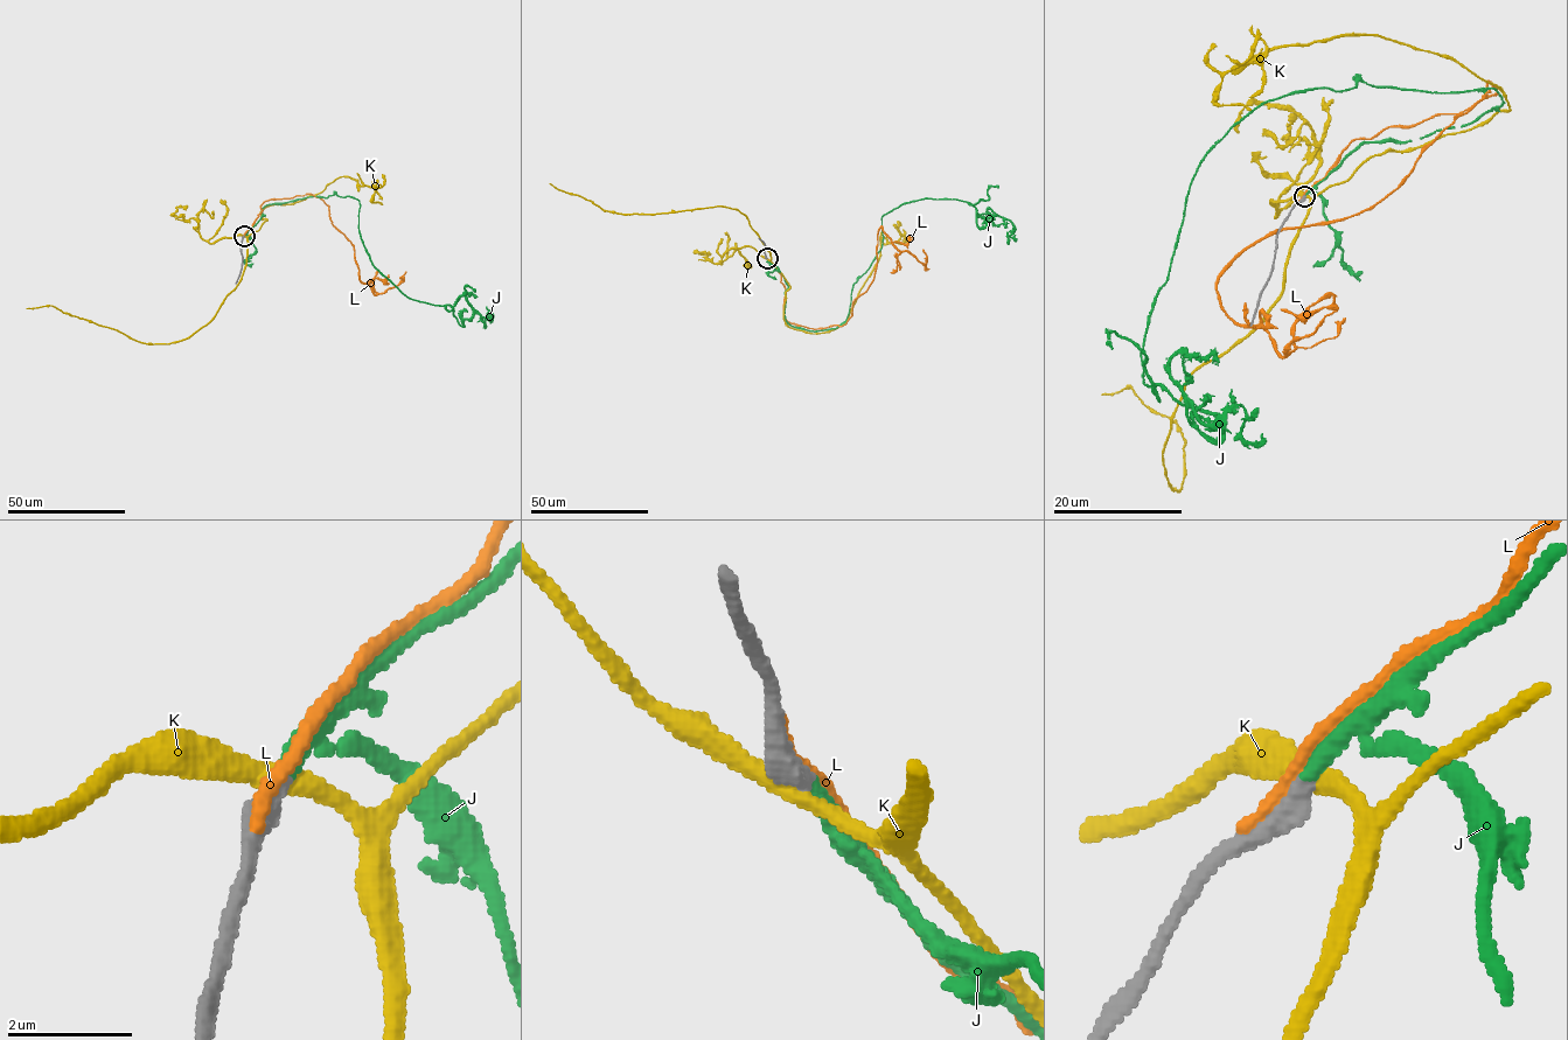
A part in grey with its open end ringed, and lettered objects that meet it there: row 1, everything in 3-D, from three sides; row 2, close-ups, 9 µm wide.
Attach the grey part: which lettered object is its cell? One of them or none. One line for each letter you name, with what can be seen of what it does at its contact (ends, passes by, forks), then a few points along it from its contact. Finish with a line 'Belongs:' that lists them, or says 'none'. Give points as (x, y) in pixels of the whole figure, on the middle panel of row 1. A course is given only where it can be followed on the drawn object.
J: It ends there. Its course: (766, 258), (785, 319), (816, 332), (844, 321), (903, 204), (967, 201), (980, 228), (1012, 223), (1006, 243)
Belongs: J

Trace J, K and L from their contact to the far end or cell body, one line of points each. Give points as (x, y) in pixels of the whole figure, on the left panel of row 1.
J: (243, 236), (266, 206), (350, 196), (375, 266), (462, 327), (475, 313), (483, 322)
K: (243, 236), (248, 244), (242, 279), (213, 318), (182, 340), (167, 344), (140, 343), (51, 306), (26, 308)
L: (243, 237), (265, 201), (312, 194), (354, 245), (363, 283), (376, 294), (399, 277)

